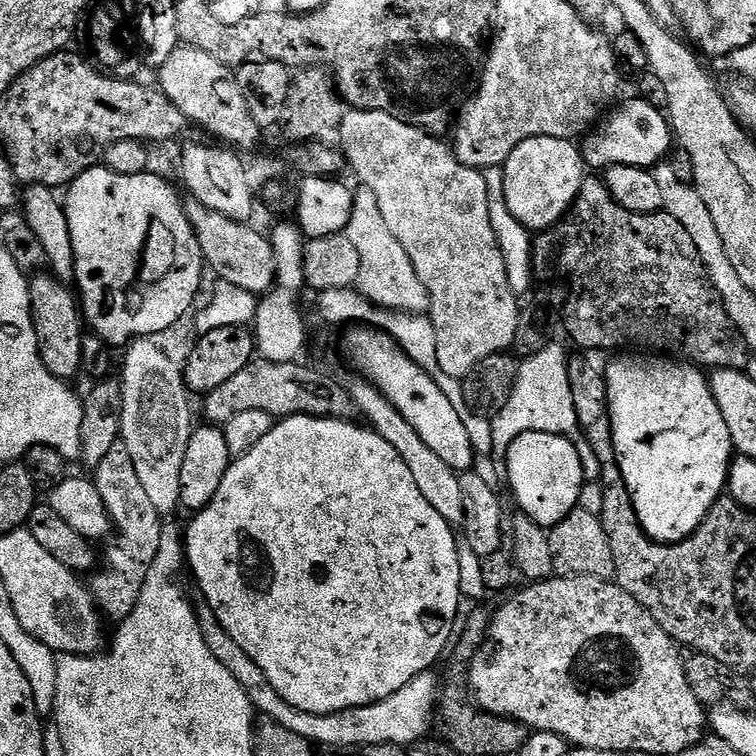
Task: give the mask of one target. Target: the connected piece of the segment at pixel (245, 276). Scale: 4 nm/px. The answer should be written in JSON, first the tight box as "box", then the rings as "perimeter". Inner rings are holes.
{"box":[184,198,275,294],"perimeter":[[[188,198],[184,200],[184,213],[198,240],[204,255],[205,265],[216,275],[217,281],[225,280],[230,286],[253,294],[272,291],[275,282],[274,250],[267,235],[255,232],[251,223],[231,220],[229,216],[218,214],[202,202]]]}

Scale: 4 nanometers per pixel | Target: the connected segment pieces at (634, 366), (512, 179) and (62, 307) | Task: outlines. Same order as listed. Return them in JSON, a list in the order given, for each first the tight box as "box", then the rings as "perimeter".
[{"box":[606,354,734,544],"perimeter":[[[624,354],[621,356],[624,357],[621,360],[614,361],[609,368],[606,368],[608,413],[612,419],[612,441],[616,451],[616,461],[620,467],[622,478],[628,487],[628,493],[643,532],[651,540],[655,540],[657,544],[679,544],[681,540],[687,540],[693,532],[696,532],[713,505],[725,495],[728,483],[728,469],[731,468],[734,459],[730,430],[726,426],[726,420],[721,416],[721,411],[717,408],[717,403],[713,400],[711,385],[705,379],[702,380],[701,375],[703,373],[699,367],[688,362],[681,362],[675,358],[665,358],[660,354]]]},{"box":[501,136,586,232],"perimeter":[[[539,136],[526,139],[511,151],[501,177],[508,212],[530,232],[541,232],[568,214],[586,178],[586,165],[573,141]]]},{"box":[28,274,86,382],"perimeter":[[[51,274],[33,275],[28,293],[32,303],[32,321],[42,362],[46,370],[50,370],[50,374],[65,382],[72,382],[72,379],[82,372],[83,338],[86,333],[86,325],[78,307],[77,297]]]}]

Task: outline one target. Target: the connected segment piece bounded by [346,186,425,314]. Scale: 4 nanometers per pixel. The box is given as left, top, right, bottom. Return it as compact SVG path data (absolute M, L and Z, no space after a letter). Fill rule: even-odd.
M360 186L355 189L346 235L358 252L360 265L355 287L360 295L377 308L388 308L391 312L419 313L422 297L425 295L424 287L418 274L412 269L412 263L408 261L406 250L402 250L398 238L390 234L390 226L386 226L382 210L378 210L378 202L369 188Z

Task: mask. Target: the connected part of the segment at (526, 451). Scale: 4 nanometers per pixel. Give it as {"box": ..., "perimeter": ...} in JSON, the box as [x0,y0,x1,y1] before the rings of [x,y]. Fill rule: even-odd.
{"box":[506,432,584,530],"perimeter":[[[523,432],[515,436],[508,447],[506,463],[508,463],[508,484],[512,487],[512,496],[516,499],[516,508],[534,521],[539,528],[550,530],[562,518],[569,516],[581,503],[580,491],[584,488],[584,466],[580,462],[580,454],[567,436],[546,434],[545,432]]]}

